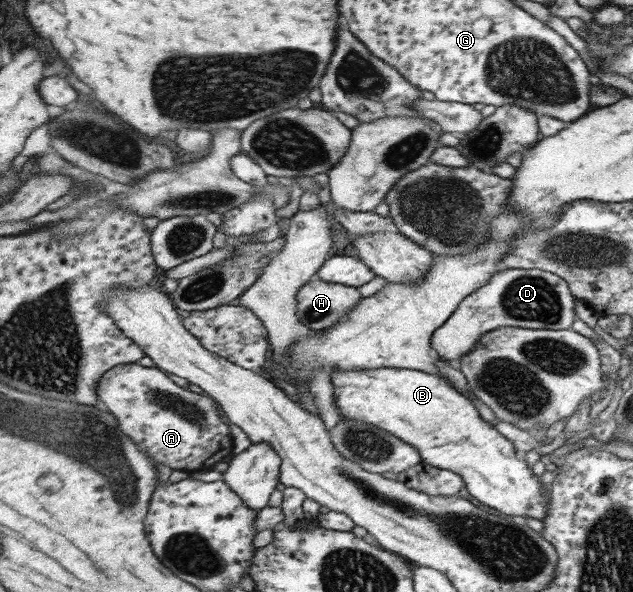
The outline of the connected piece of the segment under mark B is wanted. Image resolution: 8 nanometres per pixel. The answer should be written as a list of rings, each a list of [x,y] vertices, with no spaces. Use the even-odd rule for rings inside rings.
[[[390,367],[351,371],[351,373],[337,369],[333,375],[333,385],[335,385],[335,408],[339,410],[343,419],[372,423],[414,445],[424,457],[424,463],[461,475],[470,495],[484,505],[510,516],[541,520],[547,517],[550,492],[544,488],[541,476],[533,475],[531,466],[518,458],[515,444],[485,421],[469,398],[441,374]]]

